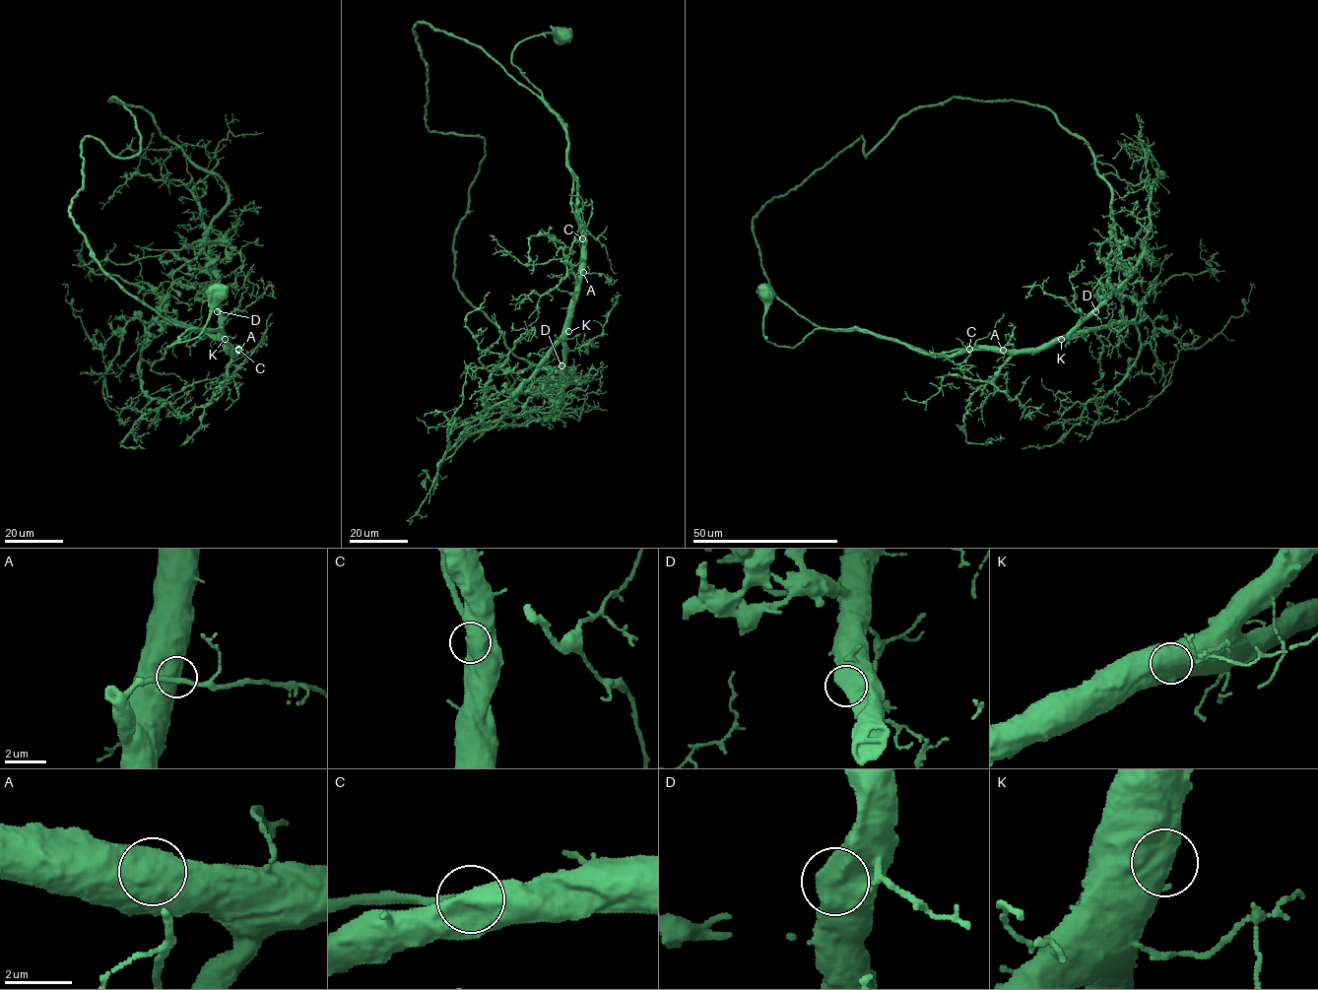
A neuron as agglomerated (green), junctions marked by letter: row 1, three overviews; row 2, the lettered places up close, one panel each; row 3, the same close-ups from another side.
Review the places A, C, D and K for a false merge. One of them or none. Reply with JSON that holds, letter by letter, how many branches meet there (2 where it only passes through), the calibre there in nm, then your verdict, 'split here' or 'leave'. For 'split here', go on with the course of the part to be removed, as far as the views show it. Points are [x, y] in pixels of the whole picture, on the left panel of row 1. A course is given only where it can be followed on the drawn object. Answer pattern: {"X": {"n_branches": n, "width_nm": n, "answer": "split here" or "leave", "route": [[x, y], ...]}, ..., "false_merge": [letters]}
{"A": {"n_branches": 1, "width_nm": 800, "answer": "leave"}, "C": {"n_branches": 1, "width_nm": 850, "answer": "leave"}, "D": {"n_branches": 1, "width_nm": 800, "answer": "leave"}, "K": {"n_branches": 1, "width_nm": 800, "answer": "leave"}, "false_merge": []}

